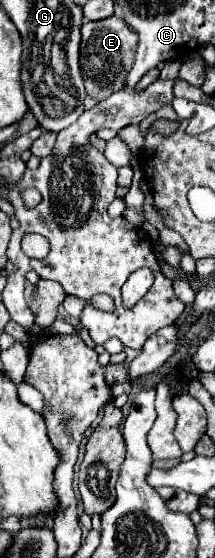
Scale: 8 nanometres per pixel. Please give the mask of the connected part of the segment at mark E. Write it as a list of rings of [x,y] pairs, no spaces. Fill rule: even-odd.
[[[111,16],[97,22],[85,22],[81,26],[81,72],[85,80],[85,90],[95,100],[105,100],[109,94],[123,88],[125,74],[133,64],[137,48],[137,34],[121,22],[121,18]]]

